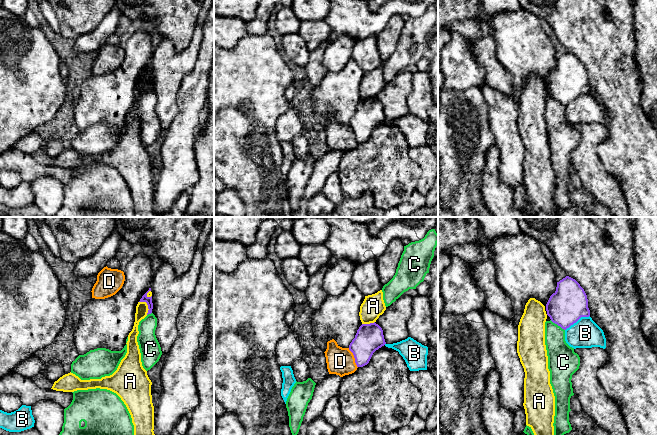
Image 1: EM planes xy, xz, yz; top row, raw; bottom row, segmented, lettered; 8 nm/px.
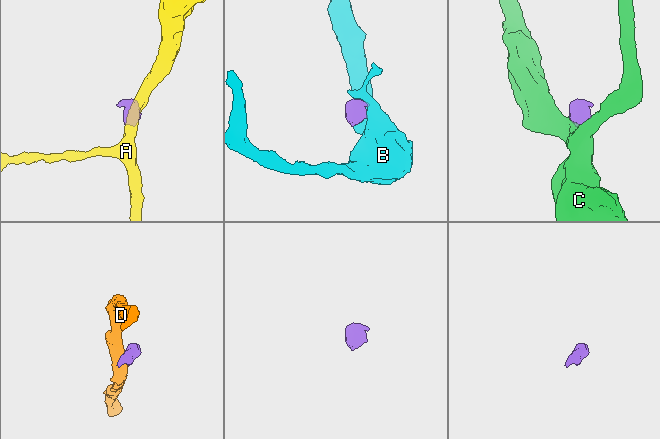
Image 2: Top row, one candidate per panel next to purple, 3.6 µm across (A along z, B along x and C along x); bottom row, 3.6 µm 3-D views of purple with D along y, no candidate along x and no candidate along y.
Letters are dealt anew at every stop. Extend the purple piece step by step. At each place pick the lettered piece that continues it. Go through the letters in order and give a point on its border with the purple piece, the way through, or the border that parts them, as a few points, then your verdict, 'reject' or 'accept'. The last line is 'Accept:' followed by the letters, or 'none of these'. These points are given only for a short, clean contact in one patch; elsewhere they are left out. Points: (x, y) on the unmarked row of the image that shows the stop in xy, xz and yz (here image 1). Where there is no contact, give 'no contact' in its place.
A: contact xy (147, 80); border xy (139, 77), (146, 79), (147, 90); reject
B: contact yz (577, 96); border yz (589, 91), (580, 93), (565, 106); reject
C: contact yz (557, 100); border yz (550, 96), (564, 106); reject
D: contact xz (354, 133); border xz (348, 124), (353, 131), (357, 143); reject
Accept: none of these

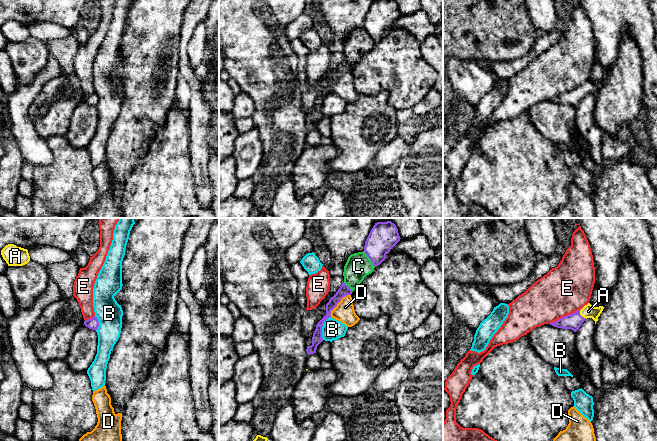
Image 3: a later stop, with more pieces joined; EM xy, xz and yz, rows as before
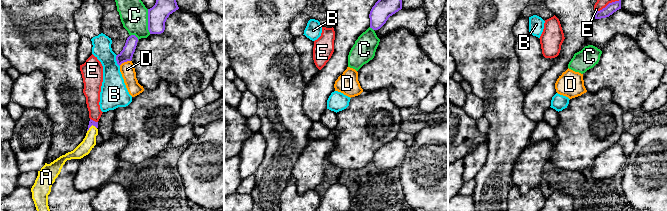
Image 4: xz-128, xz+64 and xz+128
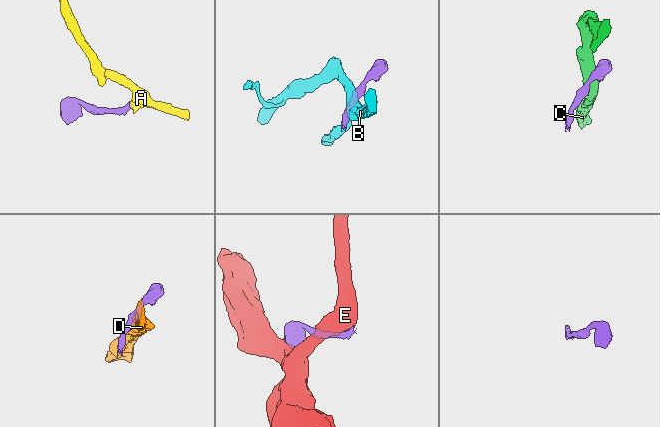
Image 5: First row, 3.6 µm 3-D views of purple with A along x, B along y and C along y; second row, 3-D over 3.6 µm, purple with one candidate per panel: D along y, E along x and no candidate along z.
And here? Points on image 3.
A: contact yz (580, 91); way yz (573, 97), (580, 91), (588, 87); accept
B: contact xz (321, 104); border xz (330, 92), (323, 100), (322, 115); reject
C: contact xz (369, 34); border xz (363, 27), (375, 42); reject
D: contact xz (338, 78); border xz (350, 70), (341, 75), (331, 87), (330, 92); reject
E: contact yz (564, 92); reject
Accept: A

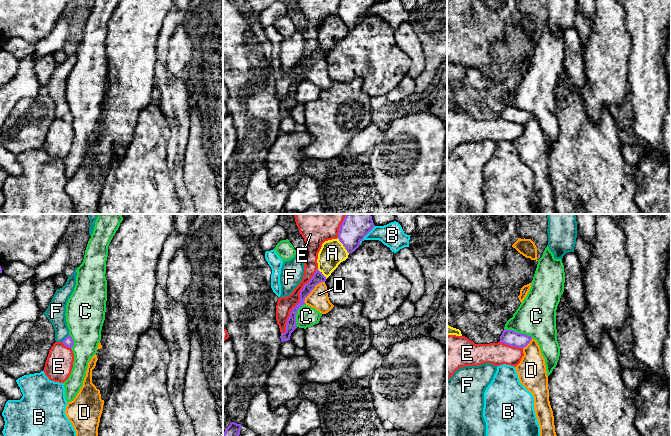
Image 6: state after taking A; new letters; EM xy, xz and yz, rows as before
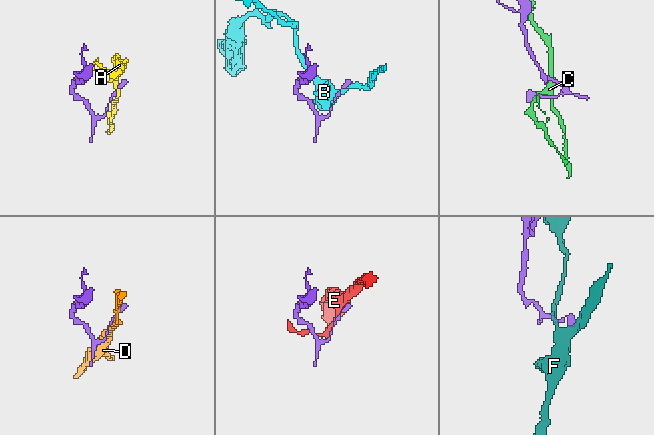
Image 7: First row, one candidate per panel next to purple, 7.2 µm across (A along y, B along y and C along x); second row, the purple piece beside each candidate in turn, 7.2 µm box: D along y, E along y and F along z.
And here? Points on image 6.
A: contact xz (343, 21); border xz (337, 14), (349, 29); reject
B: contact xz (367, 9); border xz (374, 1), (359, 19); reject
C: contact yz (518, 109); border yz (504, 105), (512, 105), (532, 113); reject
D: contact xz (312, 65); border xz (324, 57), (315, 62), (305, 74), (304, 79); reject
E: contact xz (299, 78); border xz (317, 44), (281, 109); reject
F: contact xy (65, 114); reject
Accept: none of these

